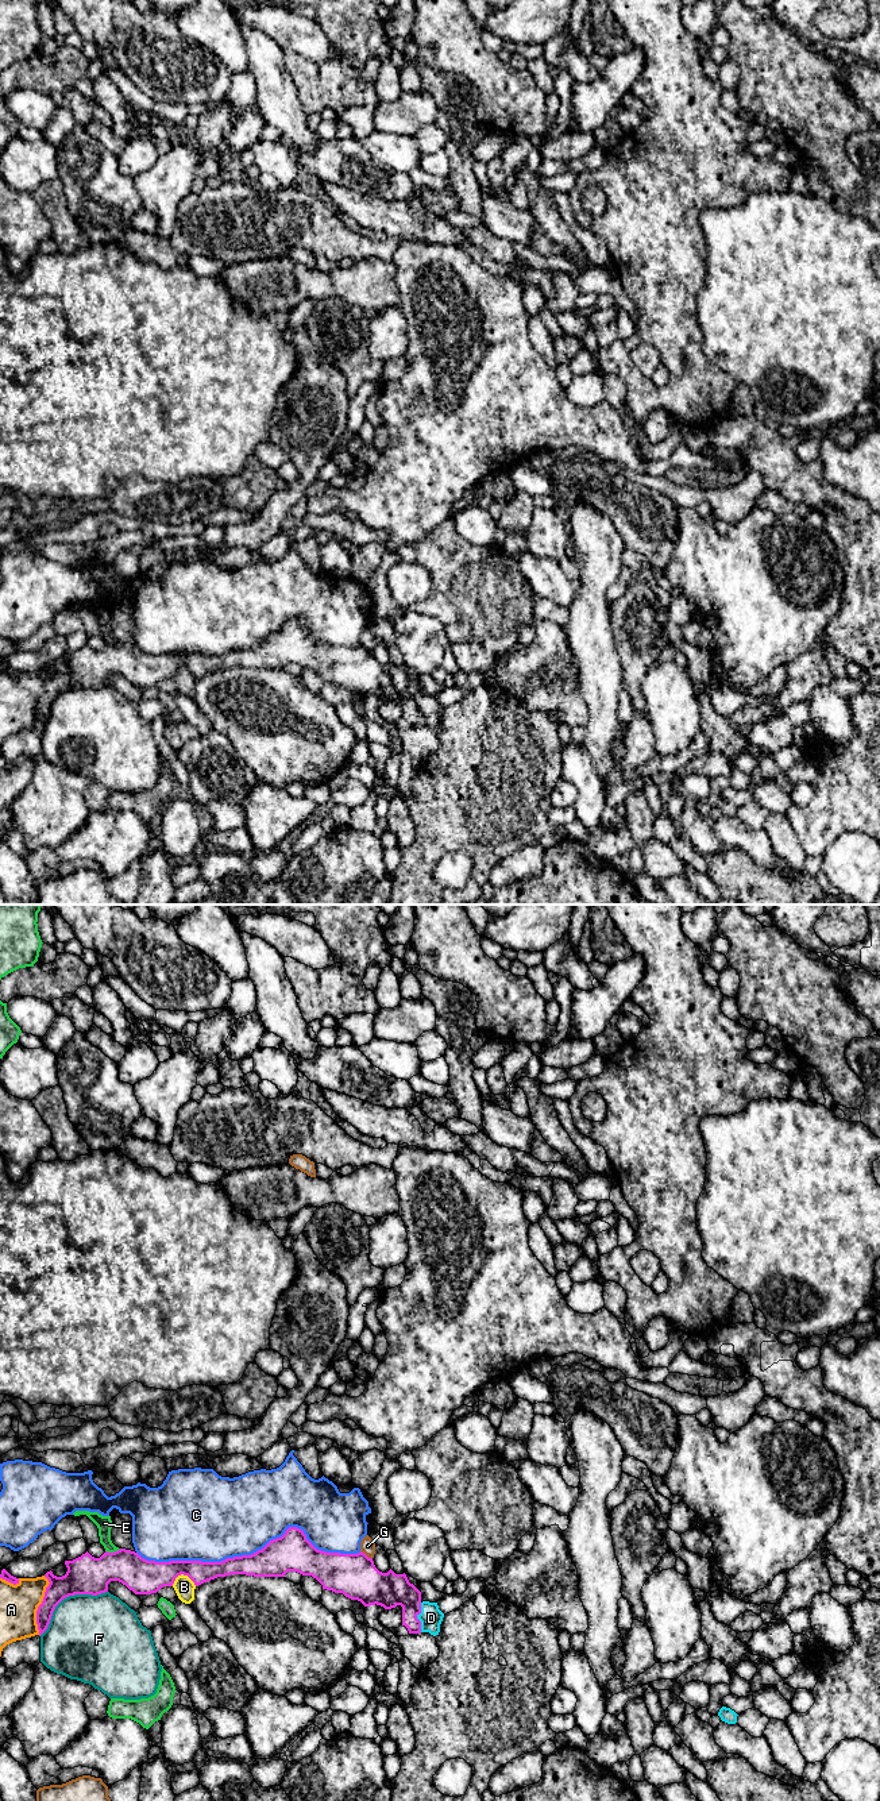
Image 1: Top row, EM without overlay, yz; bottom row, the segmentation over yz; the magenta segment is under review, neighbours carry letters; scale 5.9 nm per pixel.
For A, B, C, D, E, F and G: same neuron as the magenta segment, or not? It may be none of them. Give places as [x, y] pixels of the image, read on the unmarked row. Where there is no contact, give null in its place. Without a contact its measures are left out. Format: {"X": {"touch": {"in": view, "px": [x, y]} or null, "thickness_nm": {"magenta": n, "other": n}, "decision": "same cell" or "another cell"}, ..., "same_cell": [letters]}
{"A": {"touch": {"in": "yz", "px": [39, 698]}, "thickness_nm": {"magenta": 140, "other": 220}, "decision": "another cell"}, "B": {"touch": {"in": "yz", "px": [184, 667]}, "thickness_nm": {"magenta": 200, "other": 120}, "decision": "another cell"}, "C": {"touch": {"in": "yz", "px": [251, 647]}, "thickness_nm": {"magenta": 220, "other": 460}, "decision": "another cell"}, "D": {"touch": {"in": "yz", "px": [416, 710]}, "thickness_nm": {"magenta": 200, "other": 140}, "decision": "same cell"}, "E": {"touch": {"in": "yz", "px": [112, 646]}, "thickness_nm": {"magenta": 220, "other": 90}, "decision": "another cell"}, "F": {"touch": {"in": "yz", "px": [66, 689]}, "thickness_nm": {"magenta": 220, "other": 460}, "decision": "another cell"}, "G": {"touch": {"in": "yz", "px": [365, 647]}, "thickness_nm": {"magenta": 260, "other": 90}, "decision": "another cell"}, "same_cell": ["D"]}

